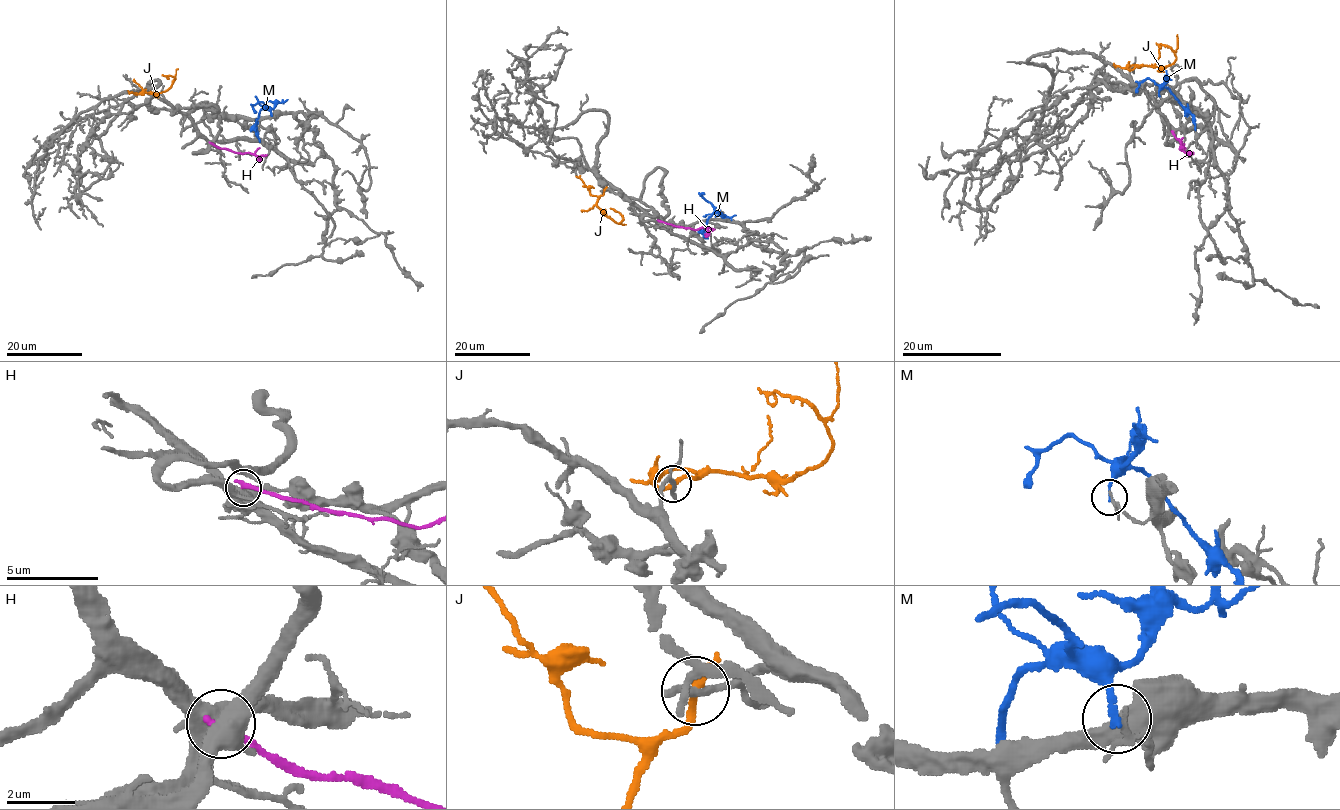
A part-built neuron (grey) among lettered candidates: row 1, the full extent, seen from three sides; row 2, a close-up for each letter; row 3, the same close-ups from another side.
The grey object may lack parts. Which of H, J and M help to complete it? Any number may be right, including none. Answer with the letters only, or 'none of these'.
none of these

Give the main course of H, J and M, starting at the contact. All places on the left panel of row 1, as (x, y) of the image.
H: (211, 143), (242, 153), (251, 152), (257, 155), (257, 160)
J: (155, 94), (149, 92), (165, 92), (174, 77), (162, 74)
M: (271, 114), (266, 109), (260, 111), (256, 120), (256, 135), (260, 142)

